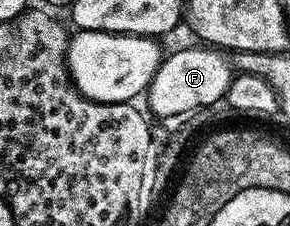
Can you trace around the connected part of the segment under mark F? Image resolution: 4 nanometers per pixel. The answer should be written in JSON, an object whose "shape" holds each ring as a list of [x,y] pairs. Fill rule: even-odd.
{"shape":[[[202,44],[194,45],[198,46],[191,50],[178,50],[175,54],[167,53],[158,65],[158,71],[150,82],[148,91],[151,110],[149,113],[155,119],[174,118],[177,114],[189,116],[198,107],[218,106],[225,99],[232,77],[231,59],[221,49],[207,48]]]}

